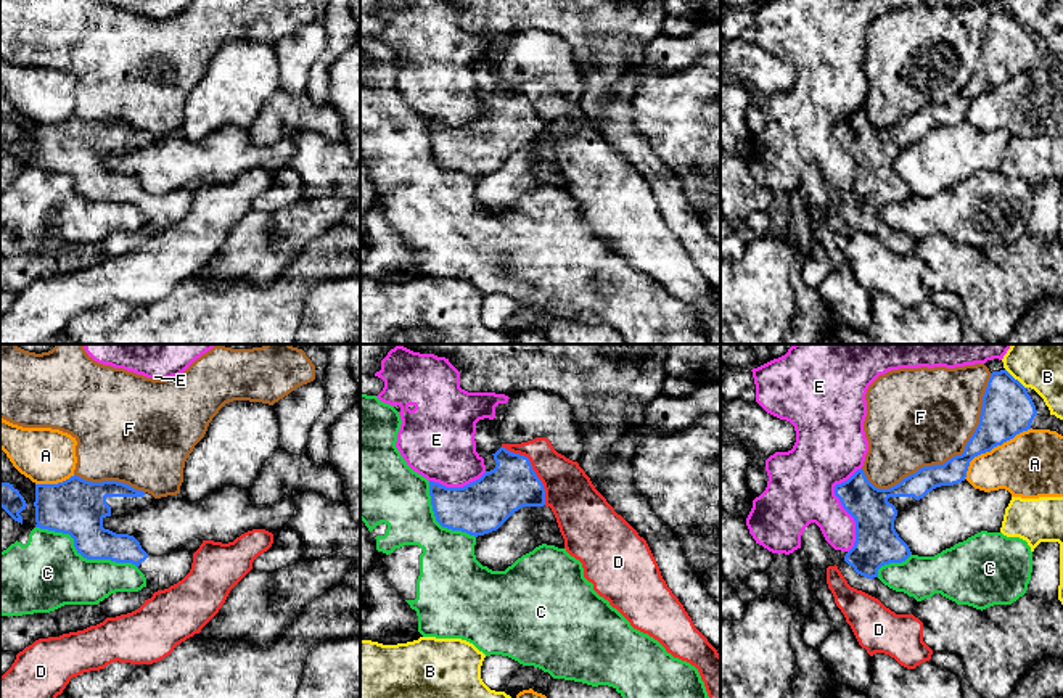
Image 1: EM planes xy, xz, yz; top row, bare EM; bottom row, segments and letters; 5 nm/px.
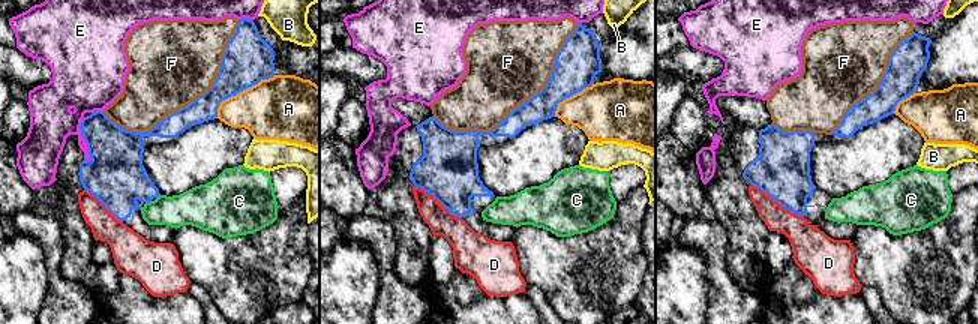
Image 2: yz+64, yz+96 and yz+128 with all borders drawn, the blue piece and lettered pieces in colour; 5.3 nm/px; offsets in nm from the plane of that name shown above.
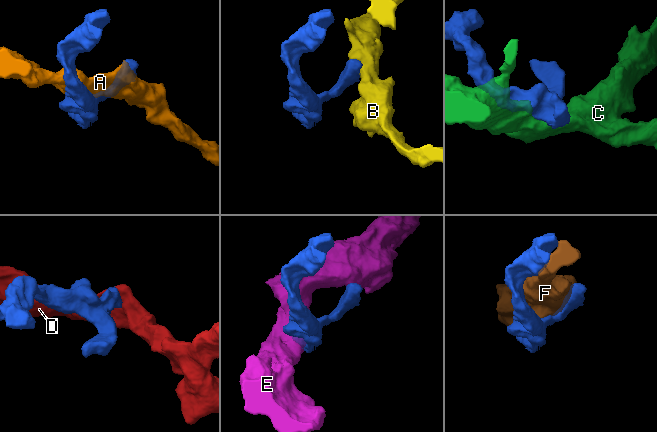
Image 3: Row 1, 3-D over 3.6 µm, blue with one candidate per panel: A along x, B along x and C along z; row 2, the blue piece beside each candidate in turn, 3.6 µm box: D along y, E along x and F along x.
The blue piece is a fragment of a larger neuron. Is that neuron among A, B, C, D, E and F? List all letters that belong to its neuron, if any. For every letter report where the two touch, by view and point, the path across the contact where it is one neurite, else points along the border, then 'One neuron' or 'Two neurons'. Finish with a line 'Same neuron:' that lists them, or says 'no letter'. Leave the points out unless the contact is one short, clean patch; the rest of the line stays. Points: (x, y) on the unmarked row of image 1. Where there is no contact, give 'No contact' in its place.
A: Touches blue at yz (993, 87). Two neurons
B: Touches blue at yz (1013, 18). Two neurons
C: Touches blue at xy (84, 197). Two neurons
D: Touches blue at xz (531, 108). Boundary: xz (502, 86), (528, 98), (542, 124), (545, 143). Two neurons
E: Touches blue at yz (843, 147). Two neurons
F: Touches blue at yz (952, 97). Two neurons
Same neuron: no letter

